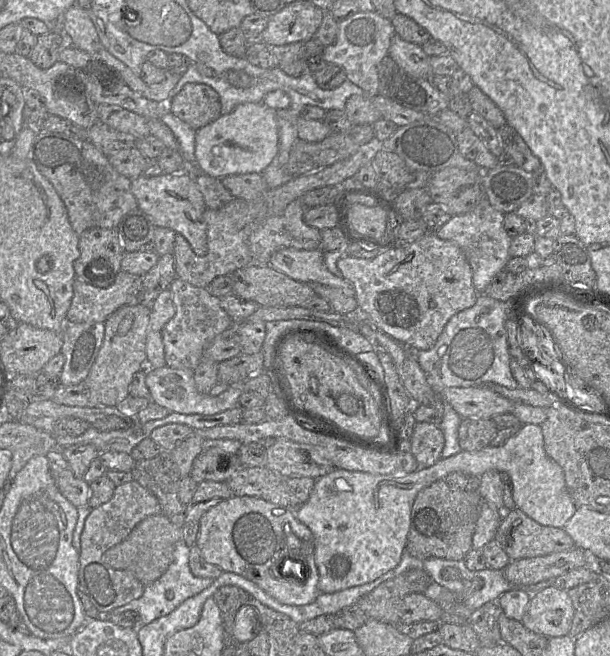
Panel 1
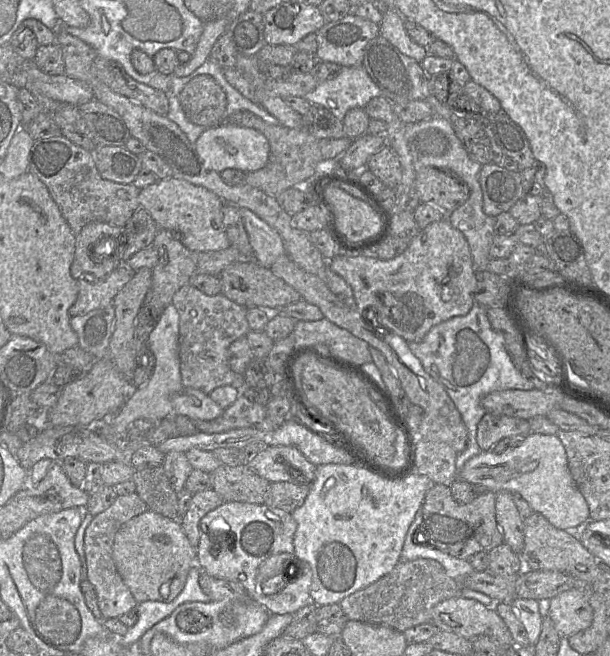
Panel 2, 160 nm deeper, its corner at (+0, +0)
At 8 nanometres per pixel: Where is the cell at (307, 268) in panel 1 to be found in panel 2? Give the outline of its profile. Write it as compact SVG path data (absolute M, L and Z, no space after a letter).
M240 208L239 211L252 247L252 259L270 268L280 256L286 254L280 235L251 210Z

